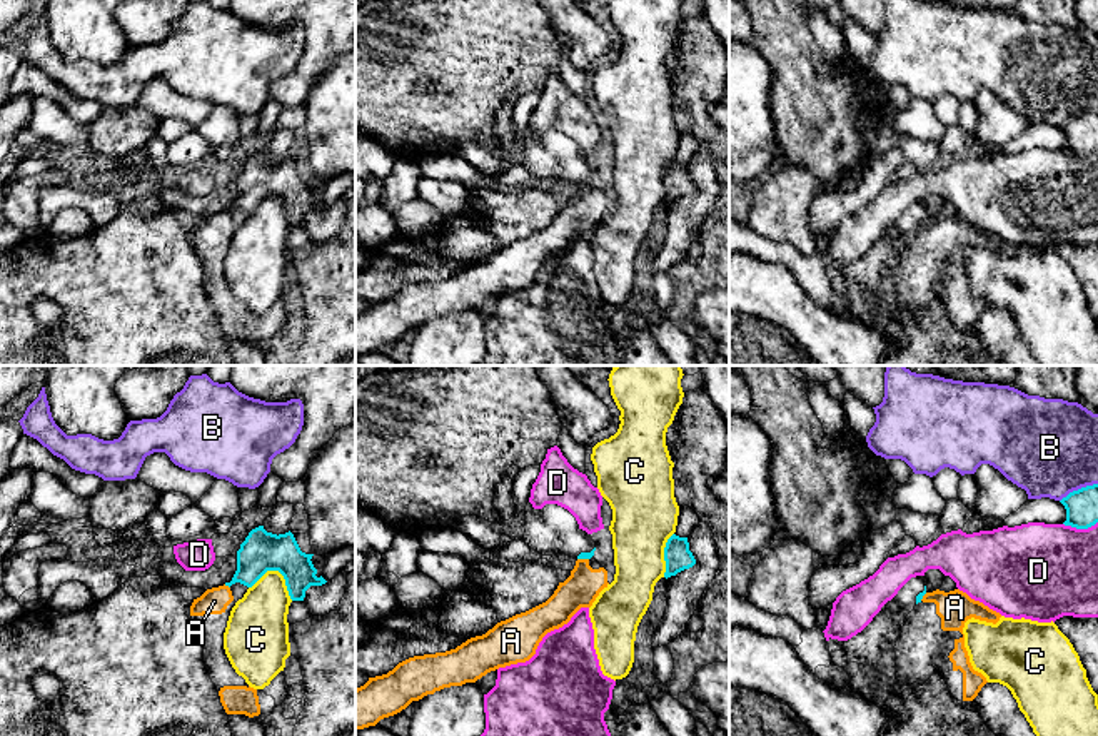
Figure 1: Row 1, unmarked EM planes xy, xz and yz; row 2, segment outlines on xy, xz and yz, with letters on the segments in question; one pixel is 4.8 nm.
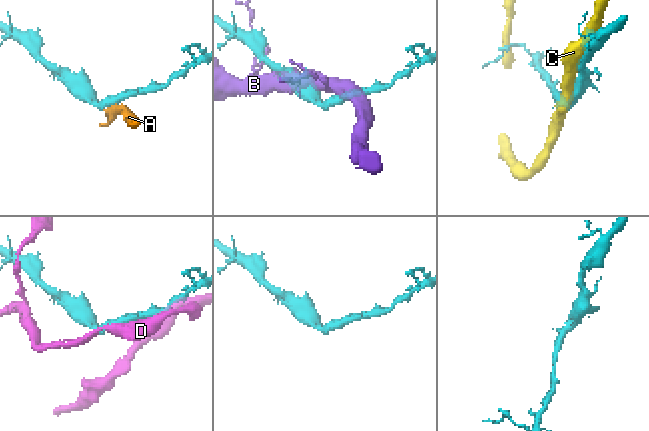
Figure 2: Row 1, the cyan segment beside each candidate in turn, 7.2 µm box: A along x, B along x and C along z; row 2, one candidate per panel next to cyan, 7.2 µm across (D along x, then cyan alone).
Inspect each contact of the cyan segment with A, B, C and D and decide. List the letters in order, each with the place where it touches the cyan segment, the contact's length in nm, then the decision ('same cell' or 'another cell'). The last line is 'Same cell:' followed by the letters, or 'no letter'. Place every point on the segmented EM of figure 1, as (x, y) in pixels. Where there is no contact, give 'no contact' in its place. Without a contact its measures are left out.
A: contact xy (227, 584); length 40 nm; another cell
B: contact yz (1078, 489); length 200 nm; another cell
C: contact xy (277, 569); length 220 nm; another cell
D: contact yz (1080, 528); length 170 nm; another cell
Same cell: no letter

